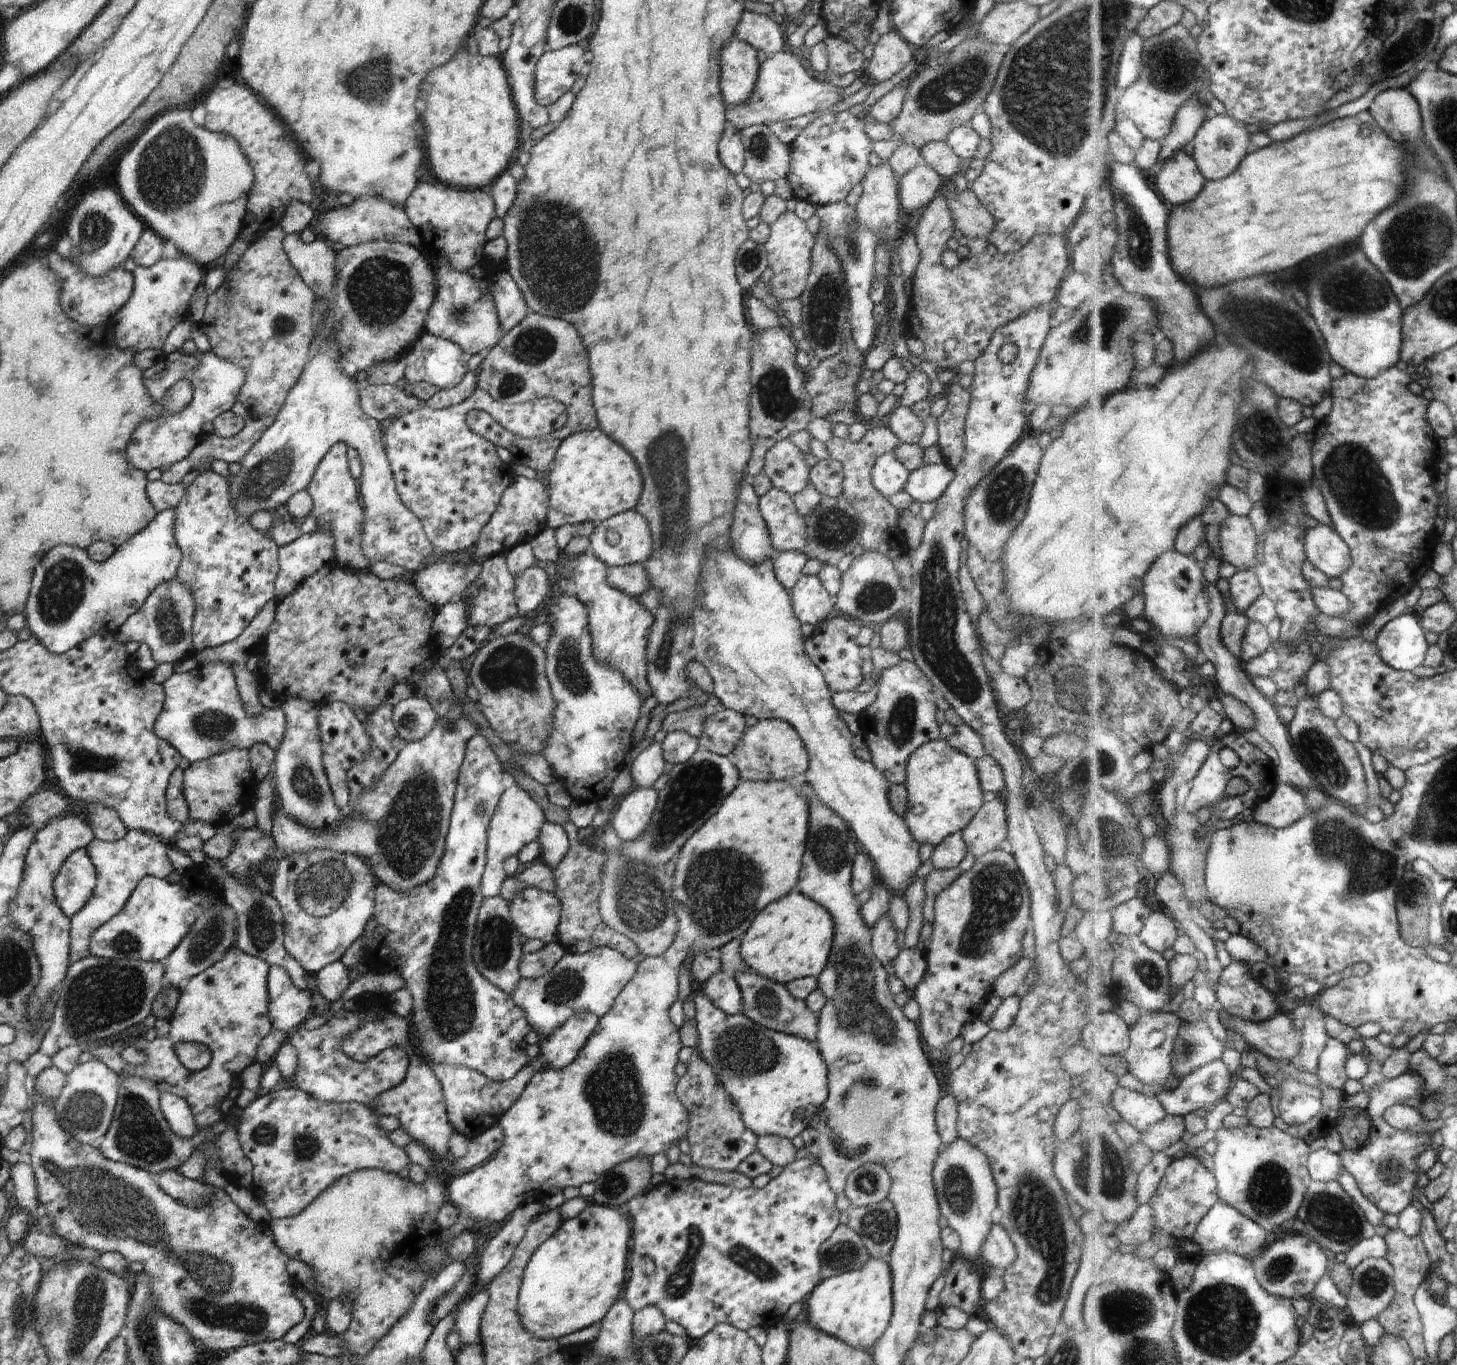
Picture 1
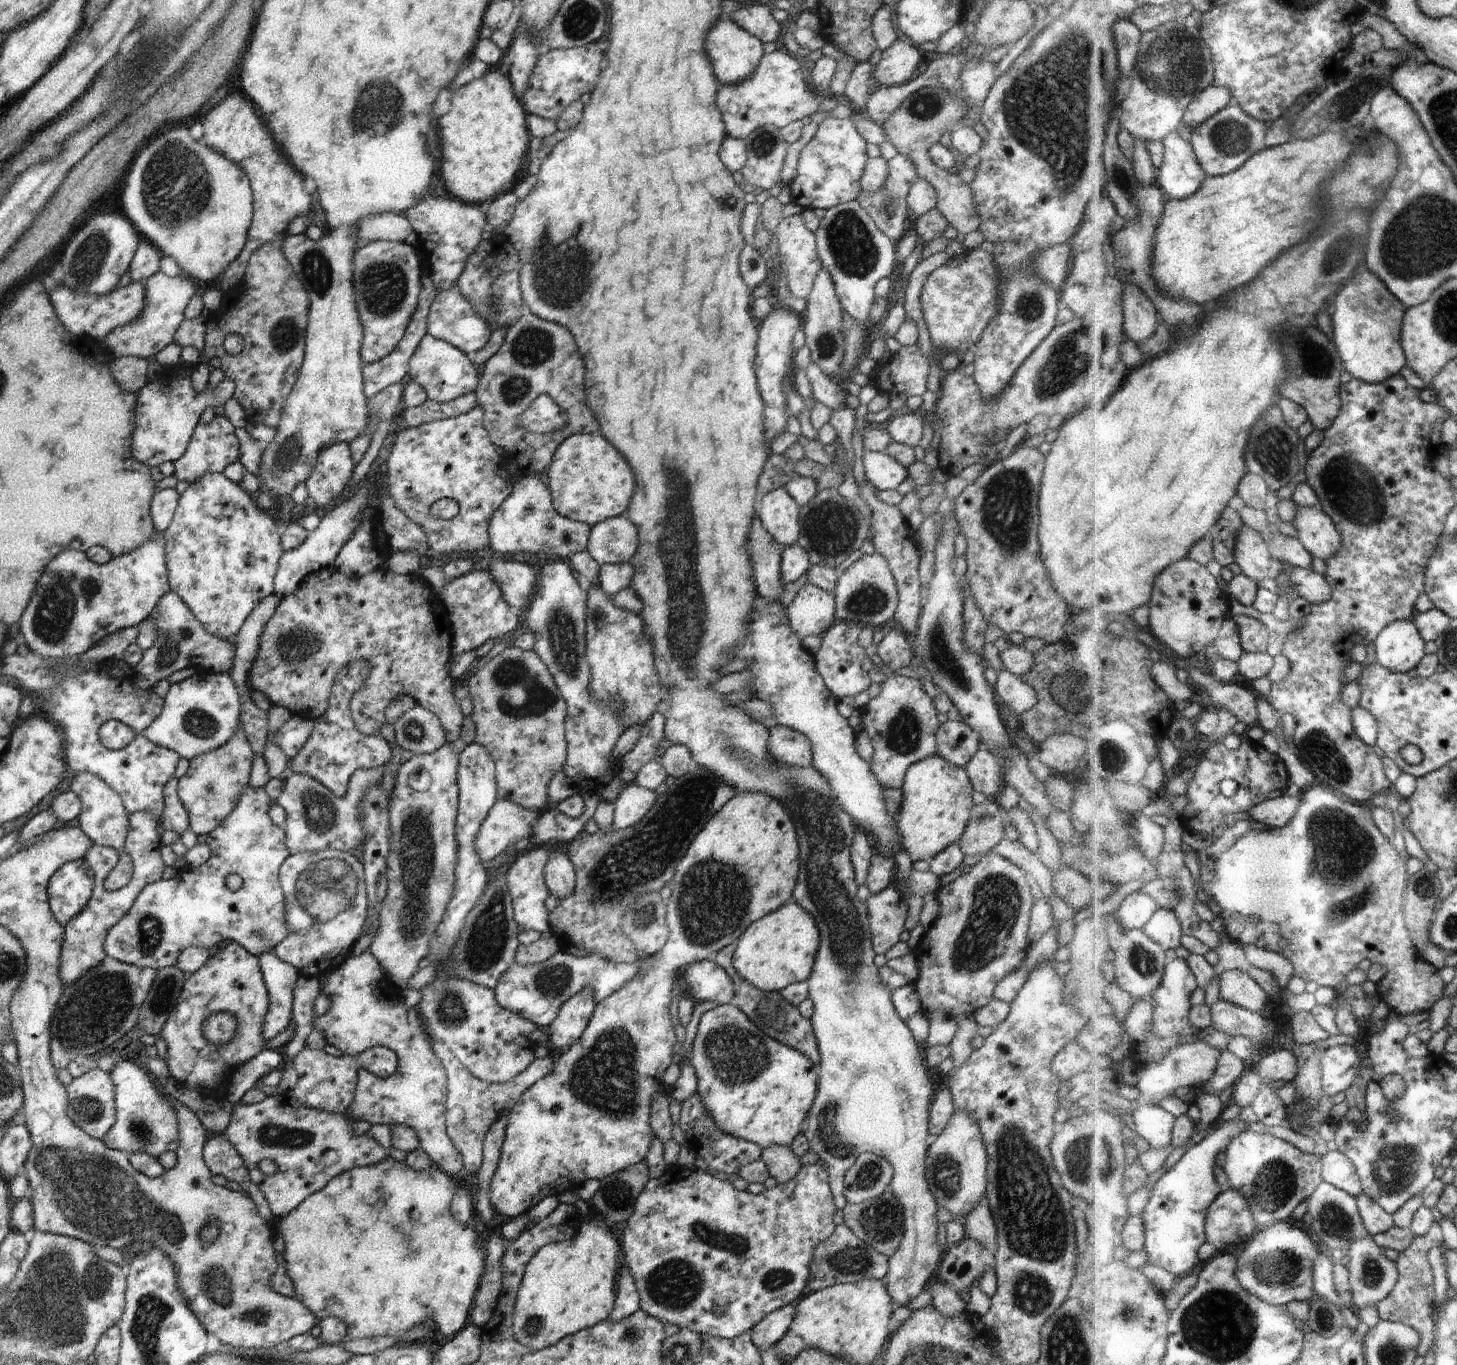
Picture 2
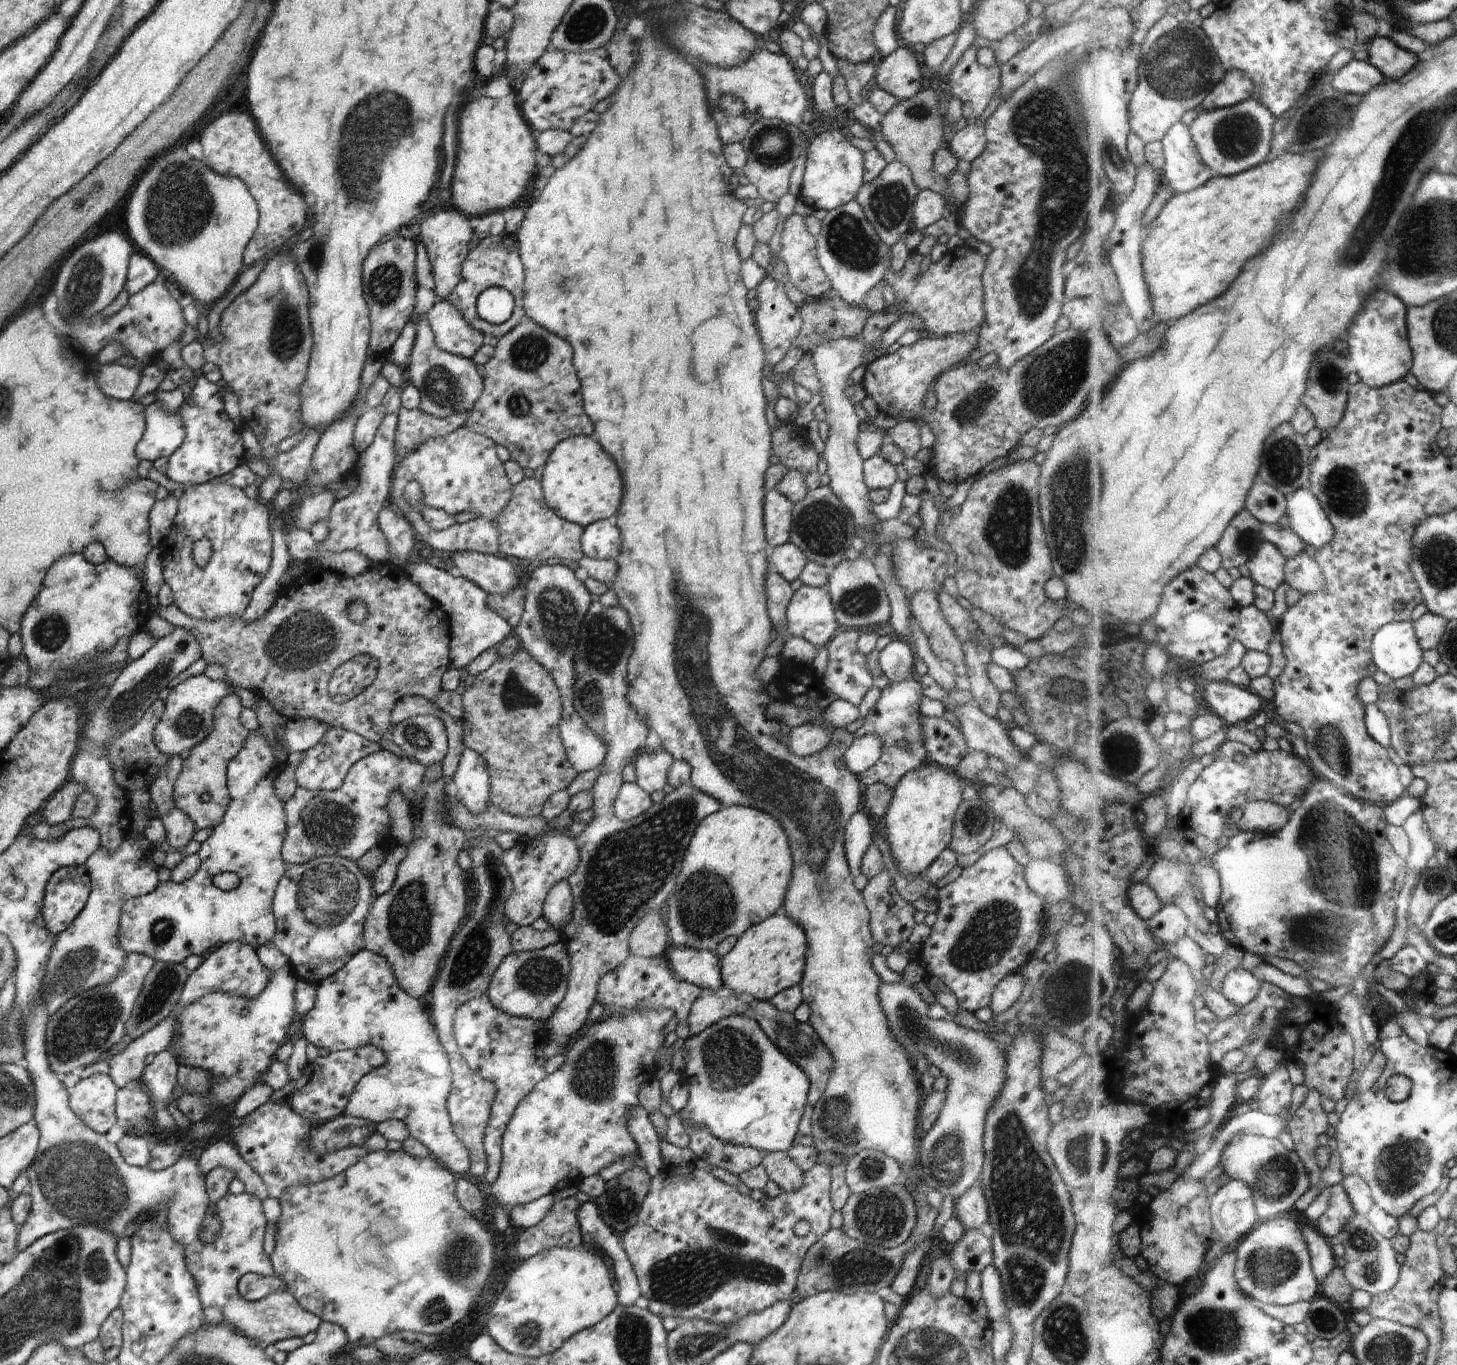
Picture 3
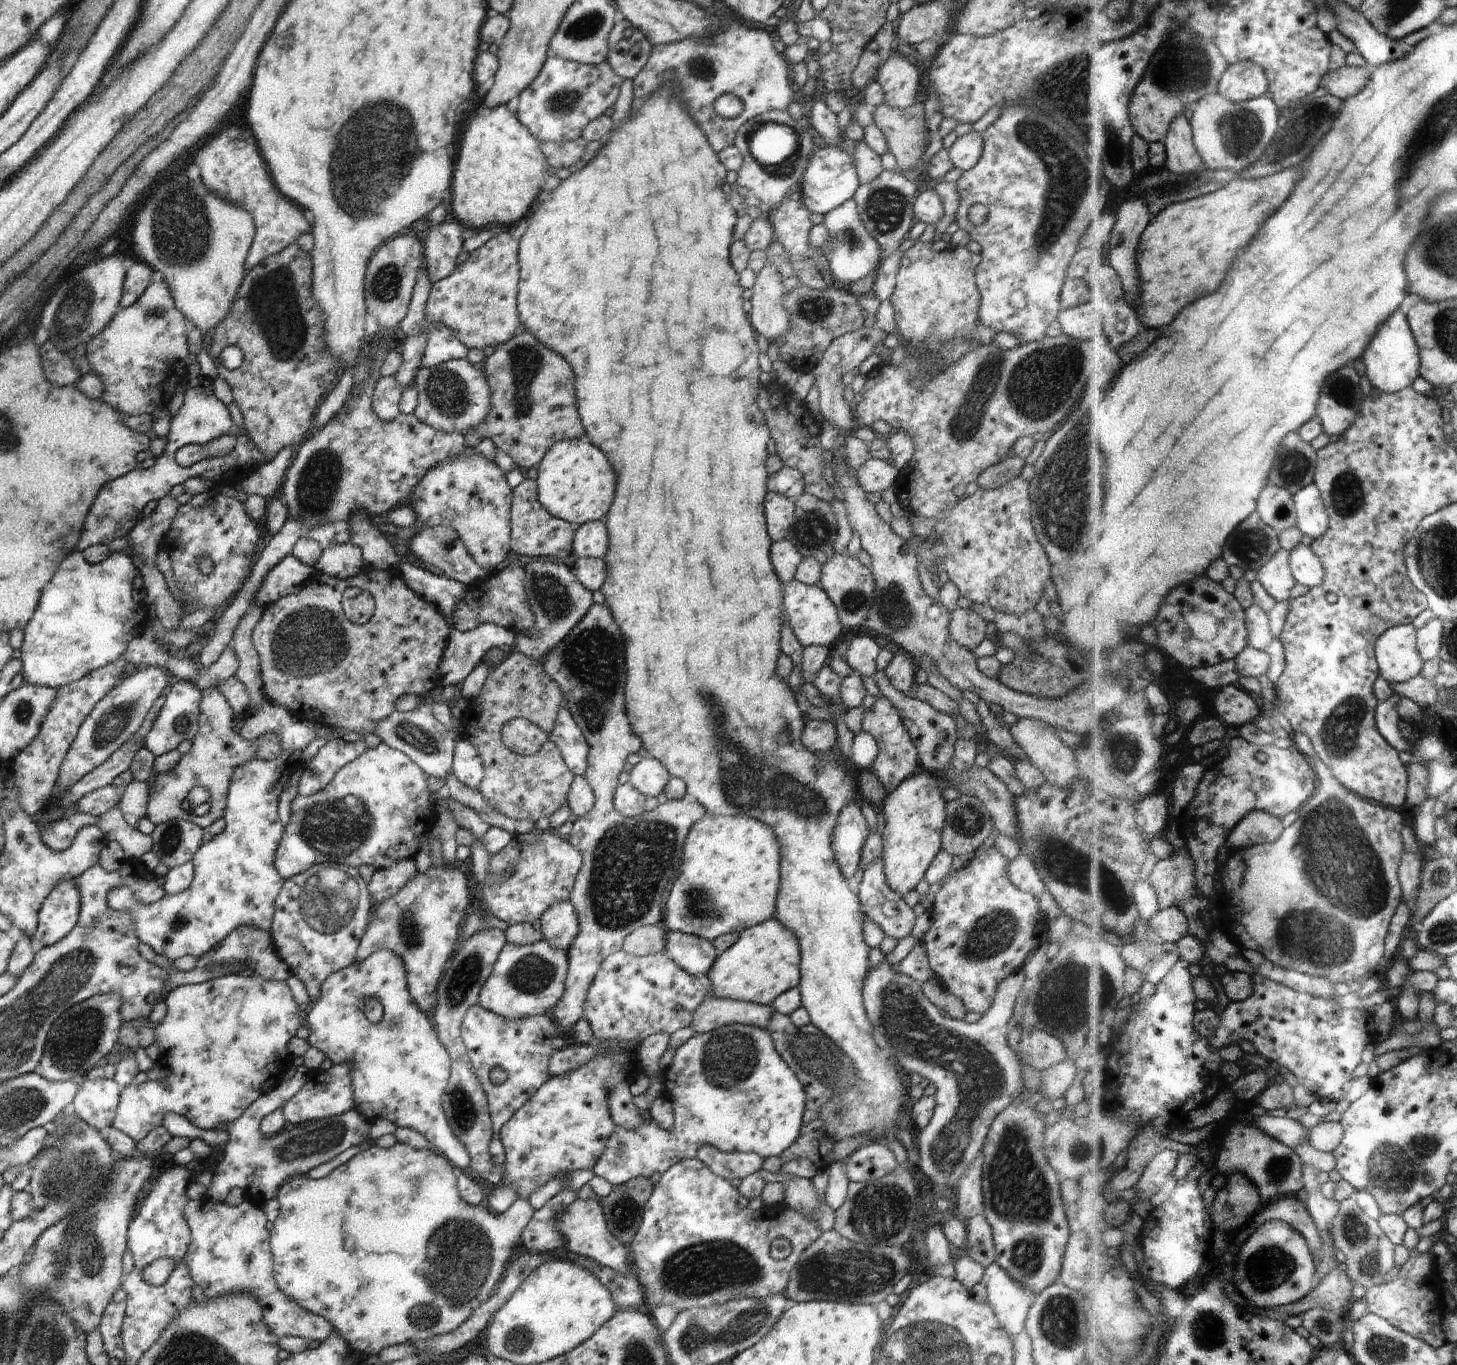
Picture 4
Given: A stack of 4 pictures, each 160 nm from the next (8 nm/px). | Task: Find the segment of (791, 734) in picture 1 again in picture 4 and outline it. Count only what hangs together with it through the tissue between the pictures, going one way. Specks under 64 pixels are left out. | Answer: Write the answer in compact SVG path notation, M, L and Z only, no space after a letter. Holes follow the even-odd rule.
M810 719L801 734L802 744L813 753L830 752L837 744L837 730L830 721Z

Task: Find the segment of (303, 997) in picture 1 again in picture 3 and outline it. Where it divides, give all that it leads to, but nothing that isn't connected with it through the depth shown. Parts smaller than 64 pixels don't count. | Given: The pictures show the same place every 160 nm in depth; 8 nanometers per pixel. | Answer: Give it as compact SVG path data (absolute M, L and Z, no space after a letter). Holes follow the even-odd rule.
M272 941L259 946L257 955L260 962L266 968L269 968L272 973L266 988L258 997L249 999L226 991L214 991L192 1001L188 1006L182 1007L181 1013L177 1016L179 1027L175 1030L175 1049L172 1054L177 1058L180 1065L206 1070L211 1076L210 1087L205 1093L190 1094L184 1091L184 1094L172 1106L188 1125L204 1120L216 1108L223 1108L232 1104L232 1102L236 1102L246 1091L249 1091L258 1083L258 1078L262 1077L262 1073L266 1072L273 1063L272 1058L276 1058L276 1051L288 1034L288 1028L290 1028L292 1018L296 1013L294 989L298 978L289 963L288 957L284 956Z

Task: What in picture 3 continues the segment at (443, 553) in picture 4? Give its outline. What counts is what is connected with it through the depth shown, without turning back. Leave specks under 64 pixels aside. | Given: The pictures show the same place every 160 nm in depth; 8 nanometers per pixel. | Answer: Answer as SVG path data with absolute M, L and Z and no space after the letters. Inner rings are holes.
M456 551L450 556L453 572L489 594L504 594L513 591L519 576L506 558L483 555L476 551Z

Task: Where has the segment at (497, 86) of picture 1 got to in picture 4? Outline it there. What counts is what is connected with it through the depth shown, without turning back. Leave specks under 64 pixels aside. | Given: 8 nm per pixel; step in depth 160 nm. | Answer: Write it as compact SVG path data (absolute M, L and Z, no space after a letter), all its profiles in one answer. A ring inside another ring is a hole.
M506 105L474 112L462 134L458 162L453 170L448 202L454 216L464 226L486 229L490 226L513 227L530 214L550 167L540 150L540 142Z

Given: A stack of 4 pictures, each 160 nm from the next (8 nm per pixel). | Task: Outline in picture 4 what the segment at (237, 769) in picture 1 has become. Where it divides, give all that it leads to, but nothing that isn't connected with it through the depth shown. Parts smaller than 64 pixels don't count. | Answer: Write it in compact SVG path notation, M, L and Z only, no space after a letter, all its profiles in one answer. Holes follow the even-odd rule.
M216 687L201 689L199 710L199 729L192 739L190 750L181 755L178 764L170 772L160 773L149 781L151 793L146 817L152 821L152 824L161 825L166 821L180 819L197 824L206 830L210 824L214 824L216 820L224 816L230 779L234 769L254 758L269 761L282 753L283 744L280 742L280 736L273 730L259 736L254 742L243 739L238 733L232 731L233 720L236 716L223 690L218 690ZM194 786L204 786L210 794L210 811L201 817L182 808L182 802L186 800L190 788Z

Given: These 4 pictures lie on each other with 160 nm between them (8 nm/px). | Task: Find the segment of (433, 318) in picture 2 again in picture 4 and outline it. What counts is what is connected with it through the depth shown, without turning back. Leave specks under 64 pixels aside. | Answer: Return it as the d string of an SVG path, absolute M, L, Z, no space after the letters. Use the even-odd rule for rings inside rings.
M432 325L423 357L419 361L419 368L433 367L452 359L464 359L469 350L457 339L457 336L451 335L449 329L443 325Z

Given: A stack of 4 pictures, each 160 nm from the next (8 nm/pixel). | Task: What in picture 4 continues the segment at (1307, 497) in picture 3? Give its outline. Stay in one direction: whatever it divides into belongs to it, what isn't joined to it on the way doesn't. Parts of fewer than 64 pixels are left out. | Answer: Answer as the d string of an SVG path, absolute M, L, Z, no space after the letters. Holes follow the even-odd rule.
M1312 483L1295 494L1298 511L1298 528L1315 540L1322 538L1331 527L1321 488Z

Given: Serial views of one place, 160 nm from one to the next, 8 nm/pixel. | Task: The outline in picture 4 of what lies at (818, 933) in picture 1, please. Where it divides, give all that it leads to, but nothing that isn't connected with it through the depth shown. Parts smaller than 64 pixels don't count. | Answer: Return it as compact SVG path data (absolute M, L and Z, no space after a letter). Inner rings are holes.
M776 918L765 920L744 929L738 940L717 955L707 972L713 996L717 999L746 1001L759 1005L771 1005L778 996L800 984L801 952L796 935Z

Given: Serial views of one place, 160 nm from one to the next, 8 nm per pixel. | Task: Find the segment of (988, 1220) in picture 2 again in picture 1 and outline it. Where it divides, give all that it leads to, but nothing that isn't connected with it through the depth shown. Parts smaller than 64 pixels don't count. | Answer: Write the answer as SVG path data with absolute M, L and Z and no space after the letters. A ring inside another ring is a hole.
M994 1223L980 1247L980 1257L992 1267L1005 1270L1016 1258L1016 1251L1008 1233L998 1223Z

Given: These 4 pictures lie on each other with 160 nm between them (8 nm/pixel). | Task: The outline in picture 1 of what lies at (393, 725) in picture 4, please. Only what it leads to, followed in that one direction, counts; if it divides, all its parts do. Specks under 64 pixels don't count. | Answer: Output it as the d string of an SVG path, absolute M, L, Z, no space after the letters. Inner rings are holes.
M416 696L401 700L392 713L398 736L408 743L422 741L437 724L437 718L430 703Z

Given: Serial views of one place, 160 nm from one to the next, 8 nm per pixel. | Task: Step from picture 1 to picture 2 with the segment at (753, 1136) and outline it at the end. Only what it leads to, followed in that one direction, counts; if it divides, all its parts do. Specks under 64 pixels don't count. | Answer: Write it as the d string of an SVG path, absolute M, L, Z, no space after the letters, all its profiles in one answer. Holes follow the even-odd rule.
M697 1092L688 1100L681 1102L679 1126L684 1132L688 1145L695 1149L699 1163L705 1168L733 1175L734 1173L738 1174L745 1164L750 1164L761 1158L760 1145L730 1136L717 1127L707 1109L703 1107L703 1101Z

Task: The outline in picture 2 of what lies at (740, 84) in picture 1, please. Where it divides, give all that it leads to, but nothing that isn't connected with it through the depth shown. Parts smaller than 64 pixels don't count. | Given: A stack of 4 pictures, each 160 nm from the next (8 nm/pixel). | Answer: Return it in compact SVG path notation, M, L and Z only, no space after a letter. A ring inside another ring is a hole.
M720 18L713 26L714 28L708 32L708 36L704 40L704 44L706 44L704 50L708 52L708 58L712 62L712 68L714 68L714 74L718 78L719 84L734 84L747 79L764 56L763 42L740 28L730 18Z

